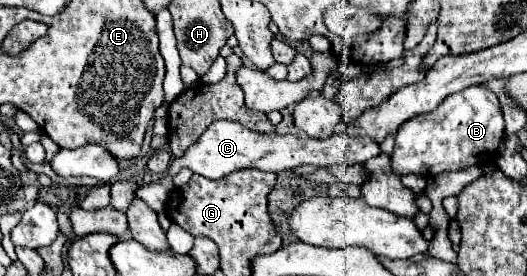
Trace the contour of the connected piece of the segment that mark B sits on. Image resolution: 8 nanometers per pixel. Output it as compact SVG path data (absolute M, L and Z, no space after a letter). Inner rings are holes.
M481 85L467 87L459 95L447 97L439 111L431 115L417 115L411 123L403 123L395 135L395 151L391 165L395 173L417 173L423 177L435 177L445 171L459 171L473 165L485 165L495 157L495 151L503 139L503 111L497 95Z

